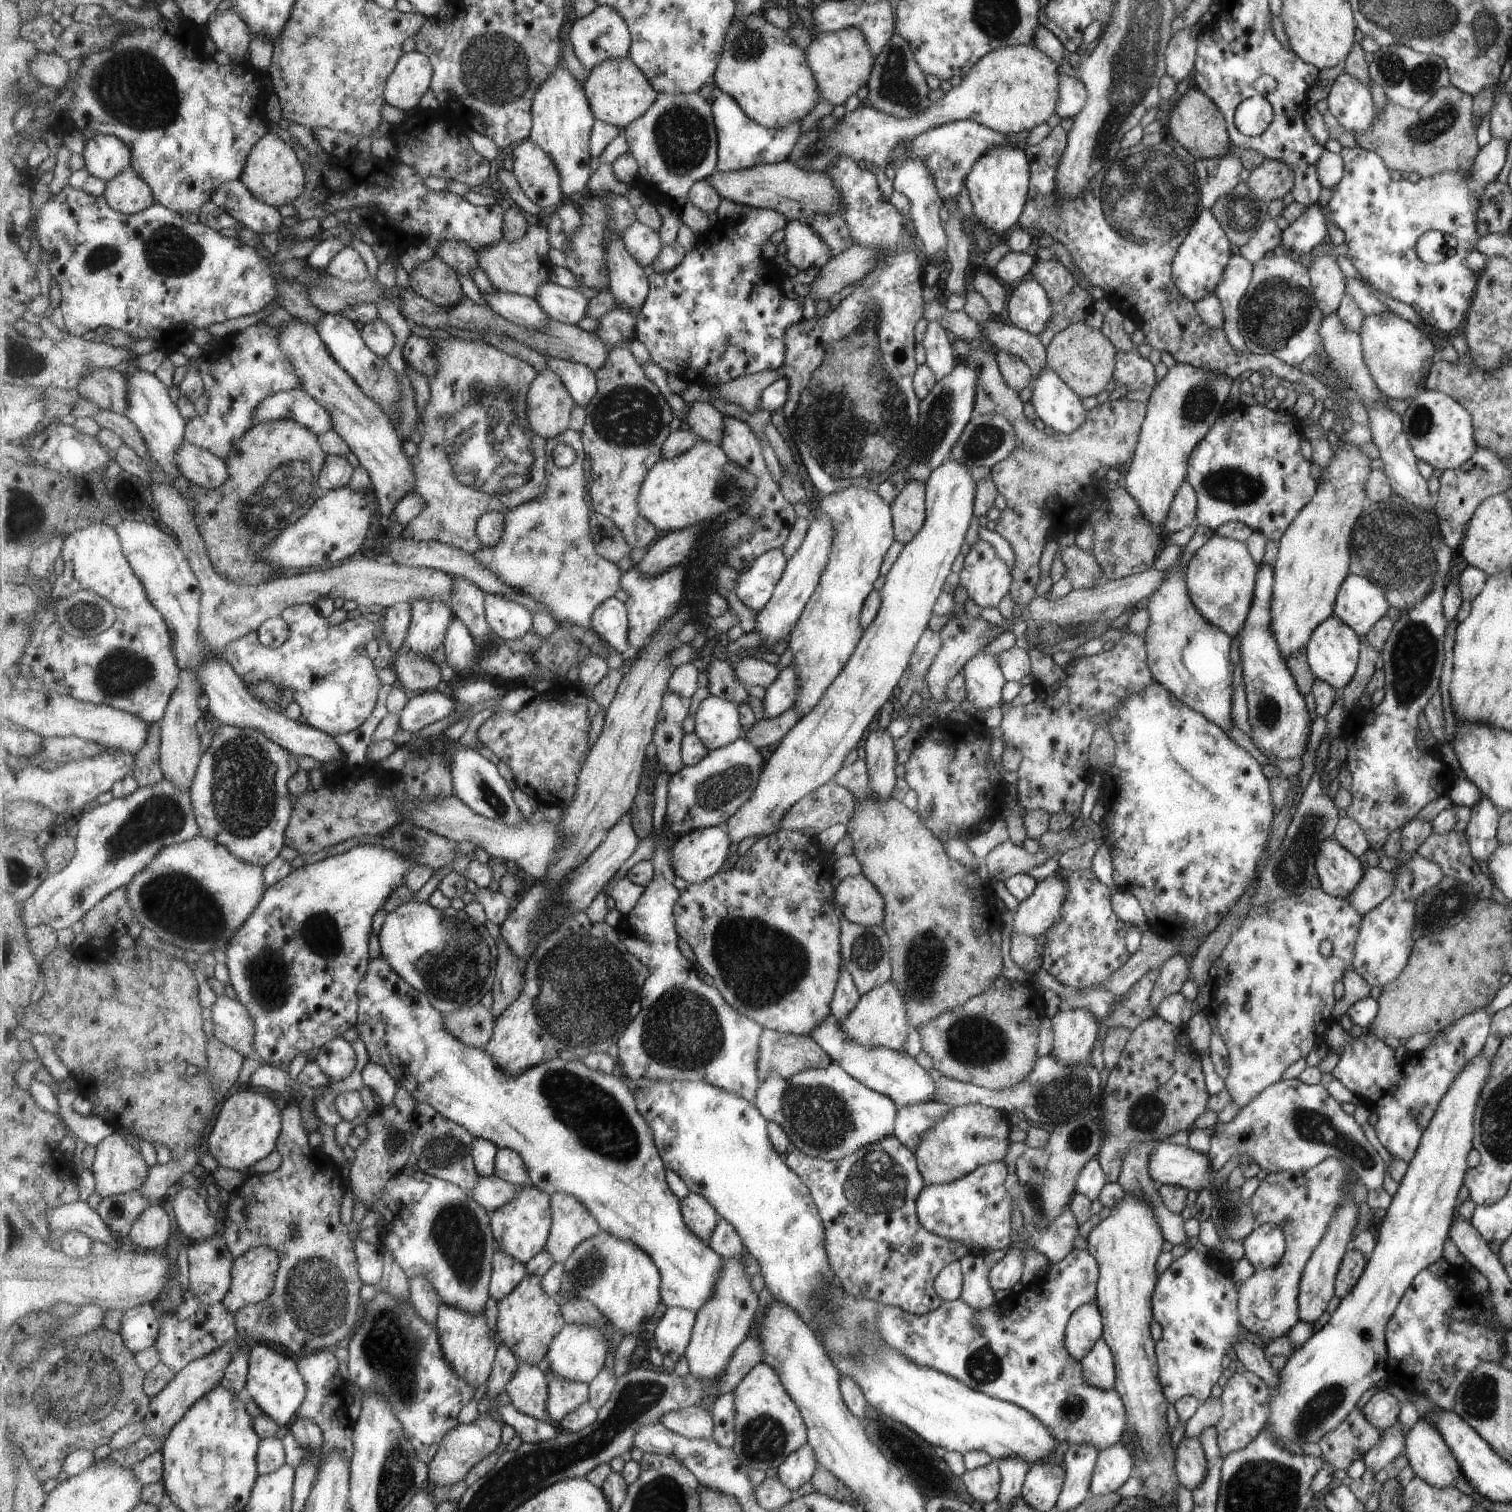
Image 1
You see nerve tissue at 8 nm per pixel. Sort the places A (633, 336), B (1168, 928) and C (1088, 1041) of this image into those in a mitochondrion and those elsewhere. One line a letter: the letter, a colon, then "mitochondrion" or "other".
A: other
B: other
C: other

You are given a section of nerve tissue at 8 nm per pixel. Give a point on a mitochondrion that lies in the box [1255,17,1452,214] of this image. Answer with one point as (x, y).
(1421, 78)

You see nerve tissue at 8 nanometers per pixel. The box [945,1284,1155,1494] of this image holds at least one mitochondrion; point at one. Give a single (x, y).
(983, 1366)

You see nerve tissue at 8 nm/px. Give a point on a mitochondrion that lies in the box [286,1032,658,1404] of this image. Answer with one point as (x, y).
(586, 1108)

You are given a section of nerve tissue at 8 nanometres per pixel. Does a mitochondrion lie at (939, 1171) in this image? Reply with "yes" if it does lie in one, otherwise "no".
no

